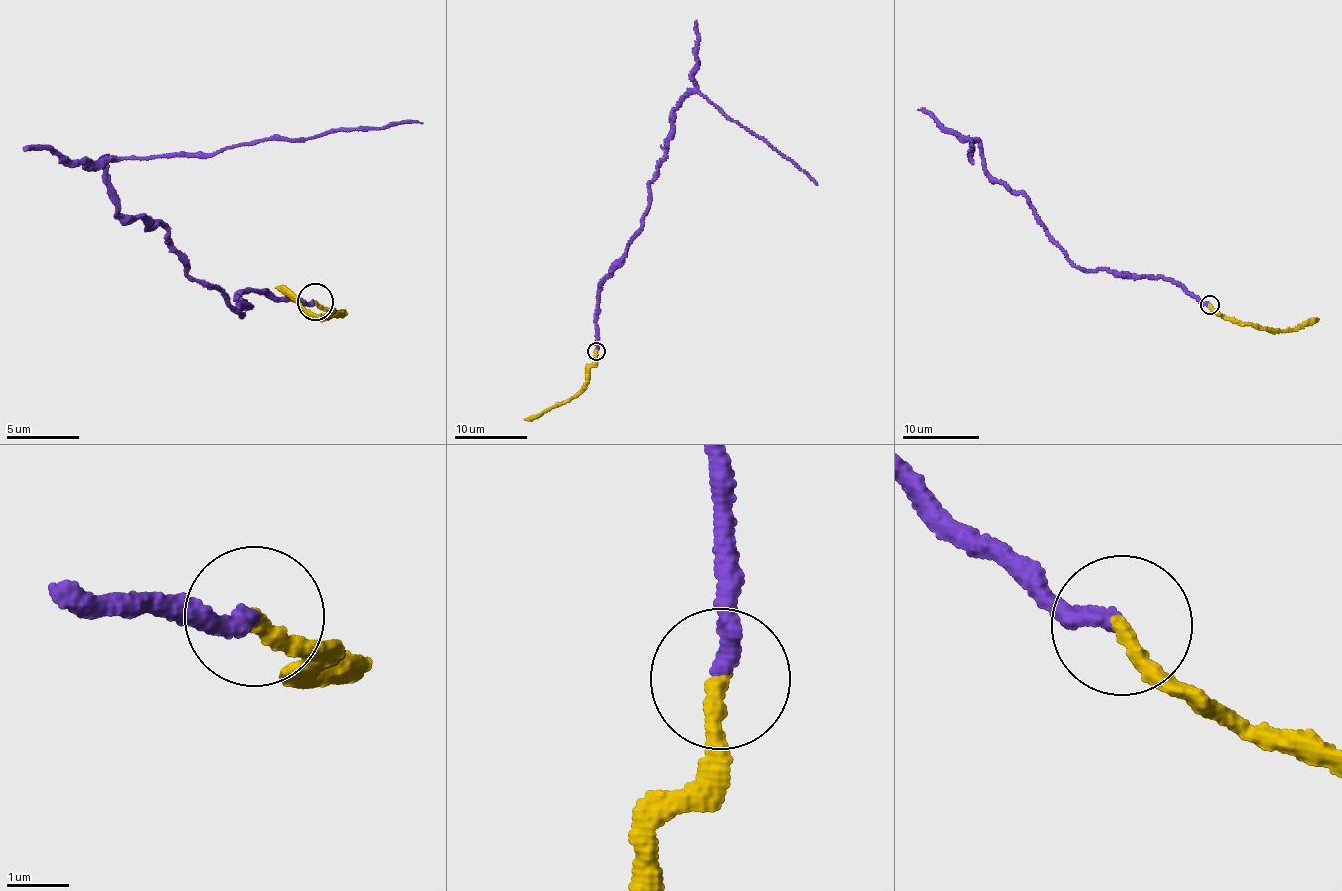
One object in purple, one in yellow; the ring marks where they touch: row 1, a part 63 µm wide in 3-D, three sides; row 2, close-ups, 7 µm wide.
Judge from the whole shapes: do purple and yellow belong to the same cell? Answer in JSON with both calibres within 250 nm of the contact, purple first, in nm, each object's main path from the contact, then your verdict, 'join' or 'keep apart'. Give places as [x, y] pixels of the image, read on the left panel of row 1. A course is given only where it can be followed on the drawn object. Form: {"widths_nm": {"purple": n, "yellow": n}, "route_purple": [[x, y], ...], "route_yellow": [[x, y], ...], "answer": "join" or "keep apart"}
{"widths_nm": {"purple": 300, "yellow": 240}, "route_purple": [[315, 301], [253, 292], [234, 296], [237, 314], [190, 274], [163, 225], [128, 222], [110, 157], [423, 124]], "route_yellow": [[315, 301], [332, 310], [330, 315], [344, 310], [314, 316], [273, 287]], "answer": "join"}

